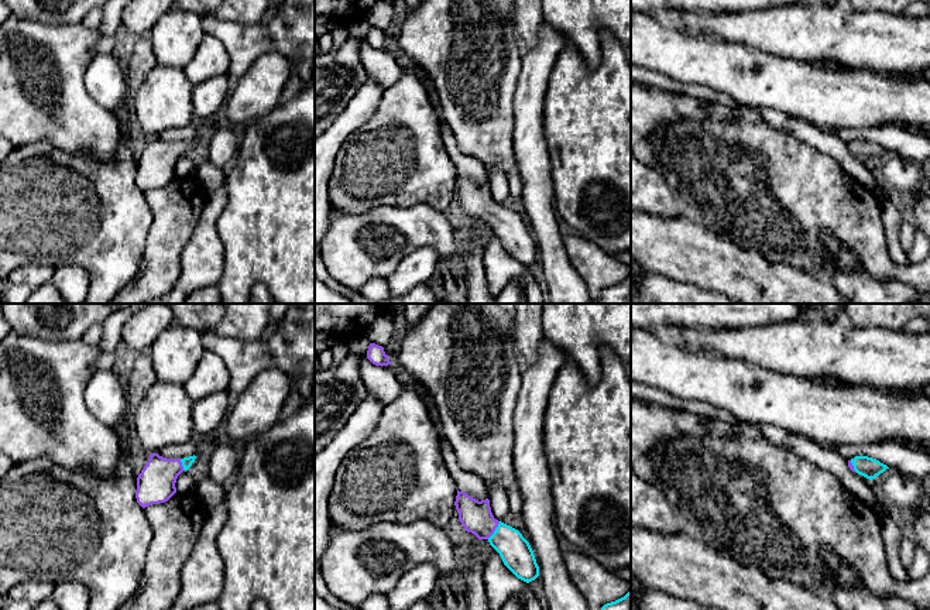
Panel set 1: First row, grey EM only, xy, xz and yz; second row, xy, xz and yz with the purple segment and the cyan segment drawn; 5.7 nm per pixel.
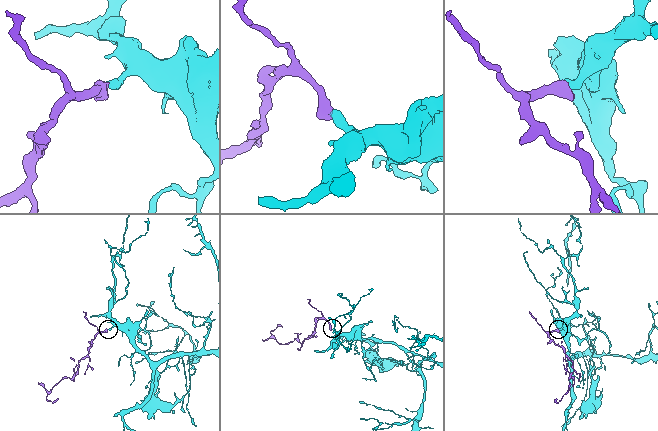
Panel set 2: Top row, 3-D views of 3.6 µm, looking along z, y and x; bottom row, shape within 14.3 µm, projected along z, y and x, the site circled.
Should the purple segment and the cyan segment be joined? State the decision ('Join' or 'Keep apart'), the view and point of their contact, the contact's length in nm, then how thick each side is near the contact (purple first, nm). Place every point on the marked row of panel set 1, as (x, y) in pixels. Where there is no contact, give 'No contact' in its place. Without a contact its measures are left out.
Join. Touches purple at xz (494, 530). Shared border 130 nm. Thickness 180 nm (purple) against 180 nm

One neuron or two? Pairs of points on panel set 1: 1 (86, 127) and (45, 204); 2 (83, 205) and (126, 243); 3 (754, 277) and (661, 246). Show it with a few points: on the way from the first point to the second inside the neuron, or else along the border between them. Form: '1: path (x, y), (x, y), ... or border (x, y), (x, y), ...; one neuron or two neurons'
1: border (41, 140), (69, 154), (92, 154), (103, 161); two neurons
2: path (93, 215), (116, 237); one neuron
3: path (731, 270), (683, 250); one neuron

